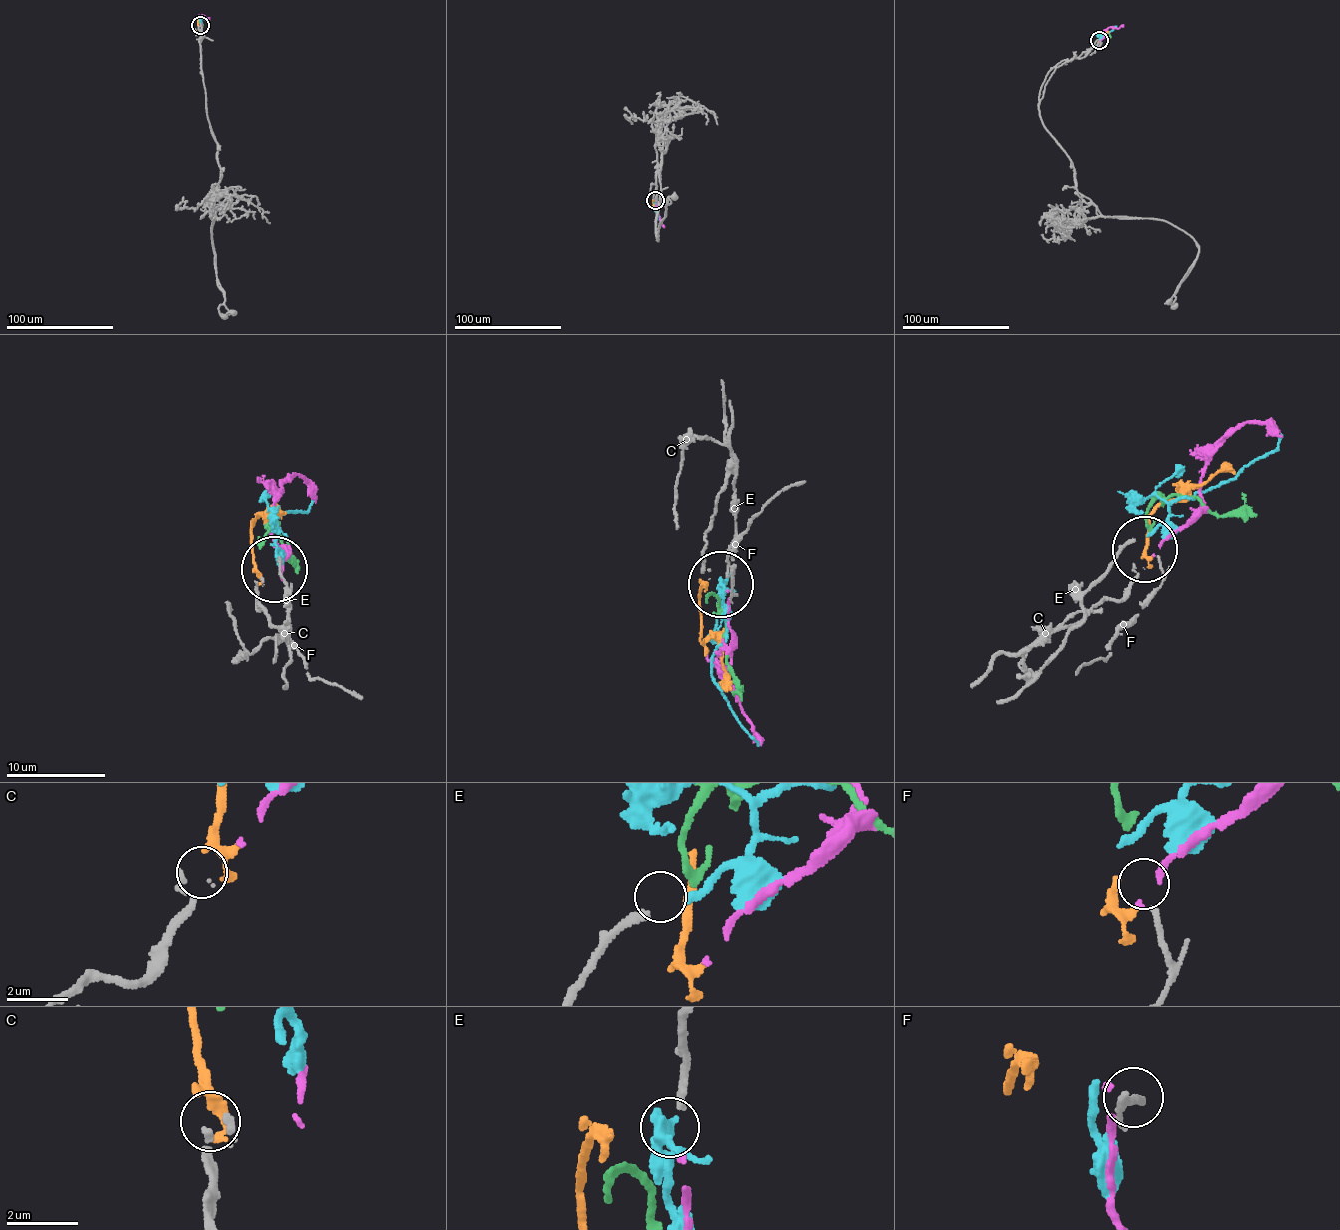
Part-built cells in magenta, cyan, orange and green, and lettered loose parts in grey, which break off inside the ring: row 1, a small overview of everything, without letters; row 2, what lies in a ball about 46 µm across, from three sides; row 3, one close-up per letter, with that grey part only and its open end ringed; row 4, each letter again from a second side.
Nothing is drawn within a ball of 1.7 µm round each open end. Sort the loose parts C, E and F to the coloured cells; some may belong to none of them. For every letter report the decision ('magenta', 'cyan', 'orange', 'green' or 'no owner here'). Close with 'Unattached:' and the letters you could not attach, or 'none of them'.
C: orange
E: cyan
F: no owner here
Unattached: F

